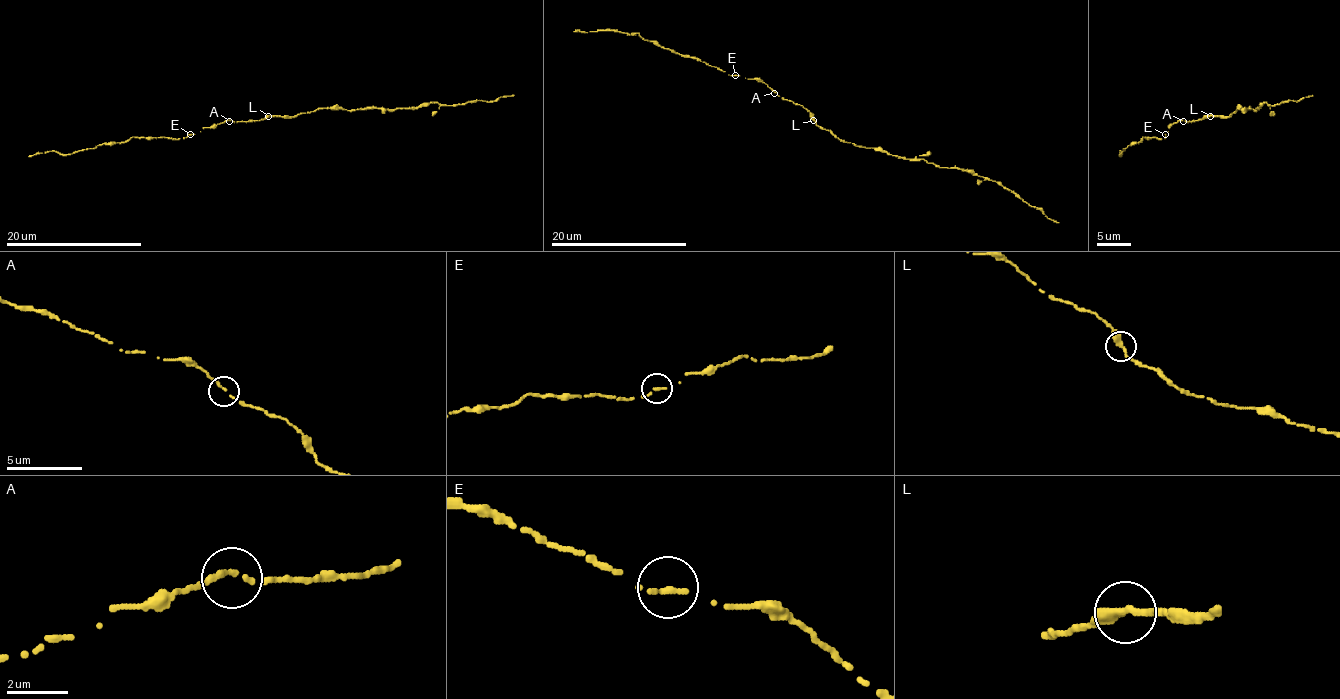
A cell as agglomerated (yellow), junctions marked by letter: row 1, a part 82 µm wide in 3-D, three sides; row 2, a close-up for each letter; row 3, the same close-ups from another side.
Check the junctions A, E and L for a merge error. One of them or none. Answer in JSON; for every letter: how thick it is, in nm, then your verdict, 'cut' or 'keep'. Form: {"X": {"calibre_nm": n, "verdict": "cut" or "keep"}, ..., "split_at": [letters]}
{"A": {"calibre_nm": 240, "verdict": "keep"}, "E": {"calibre_nm": 200, "verdict": "keep"}, "L": {"calibre_nm": 320, "verdict": "keep"}, "split_at": []}

